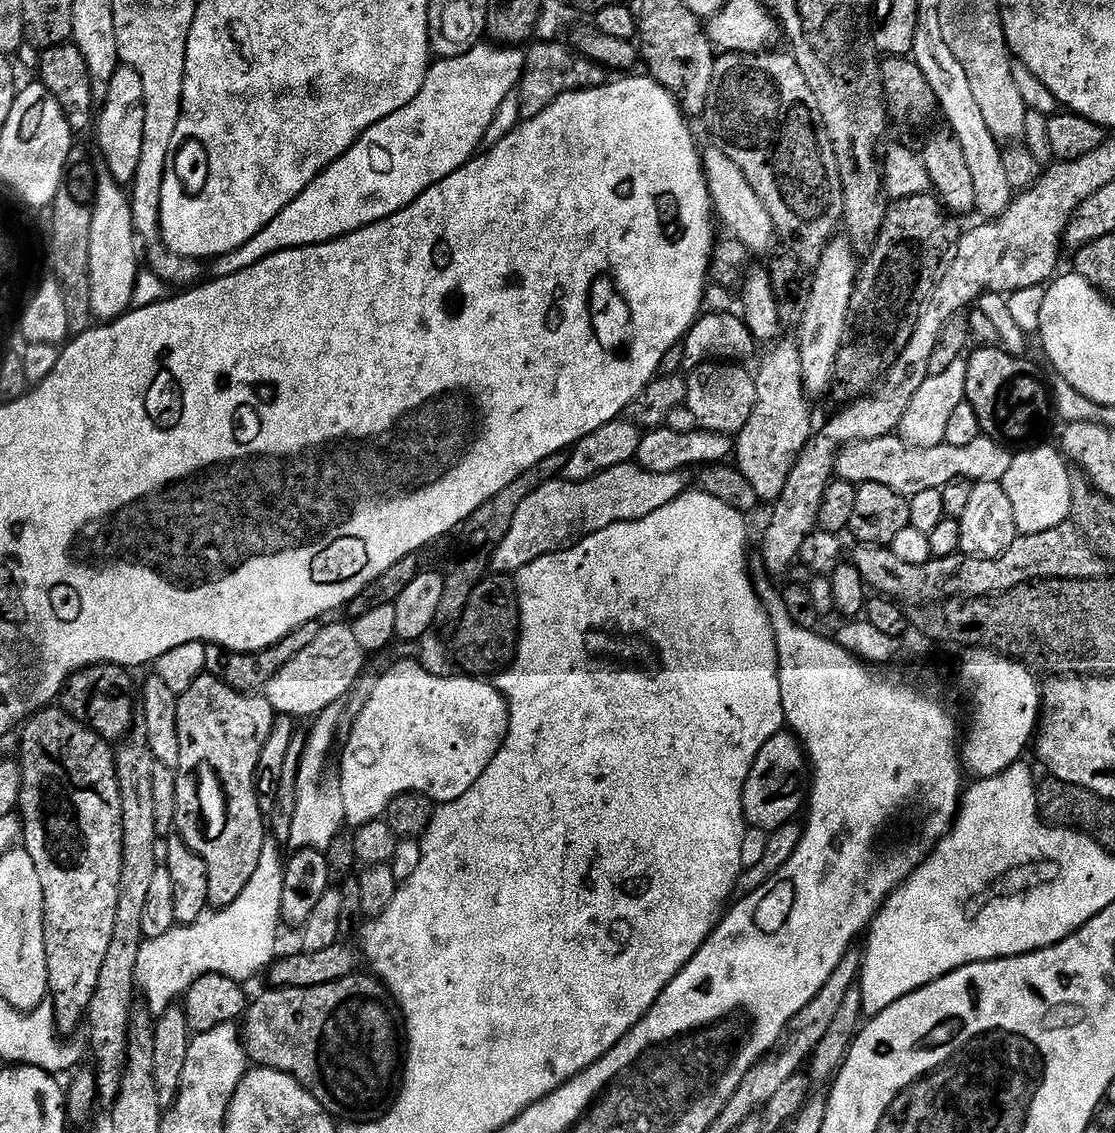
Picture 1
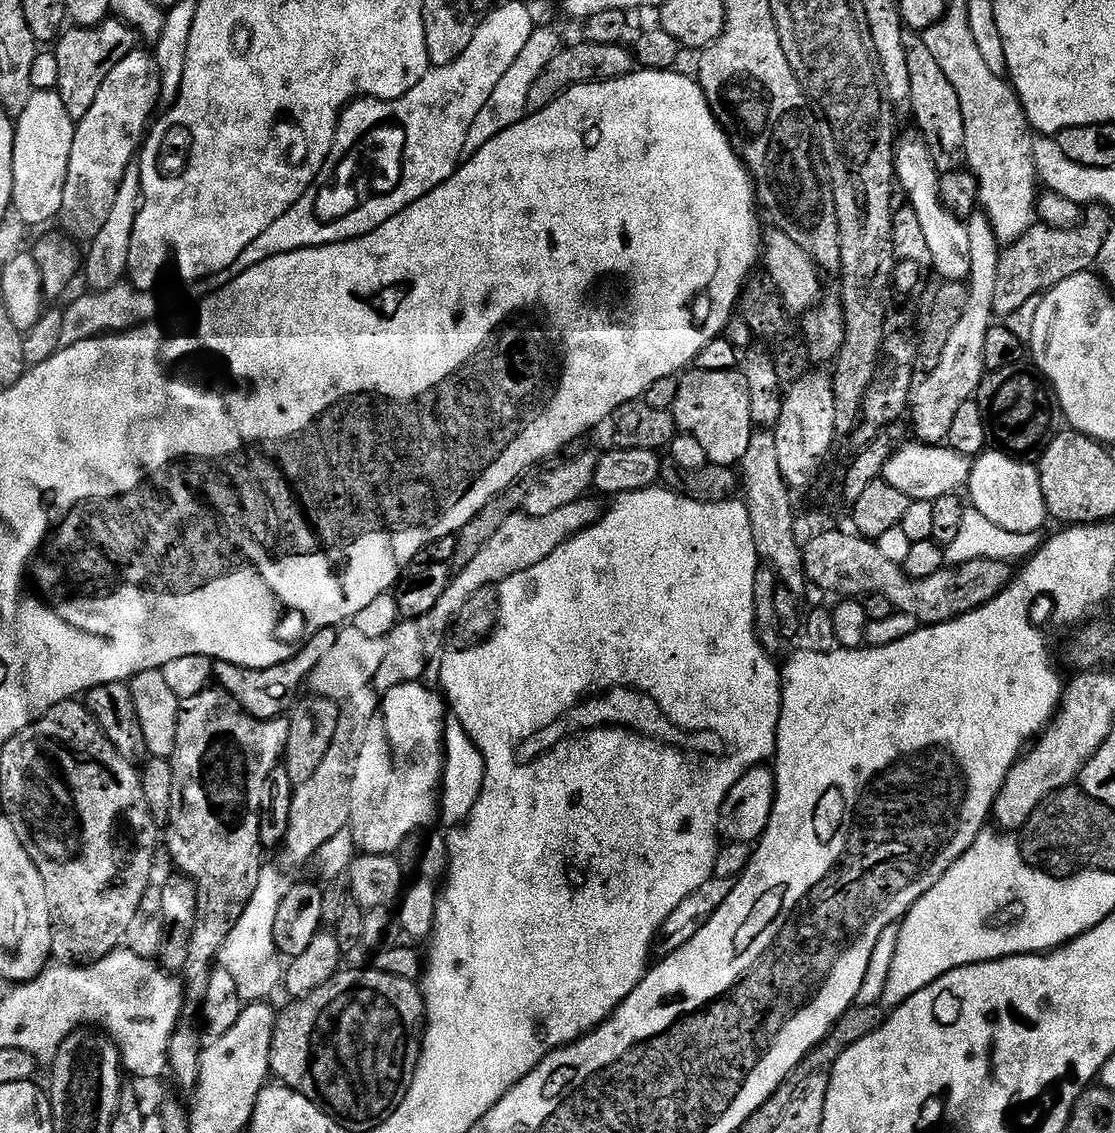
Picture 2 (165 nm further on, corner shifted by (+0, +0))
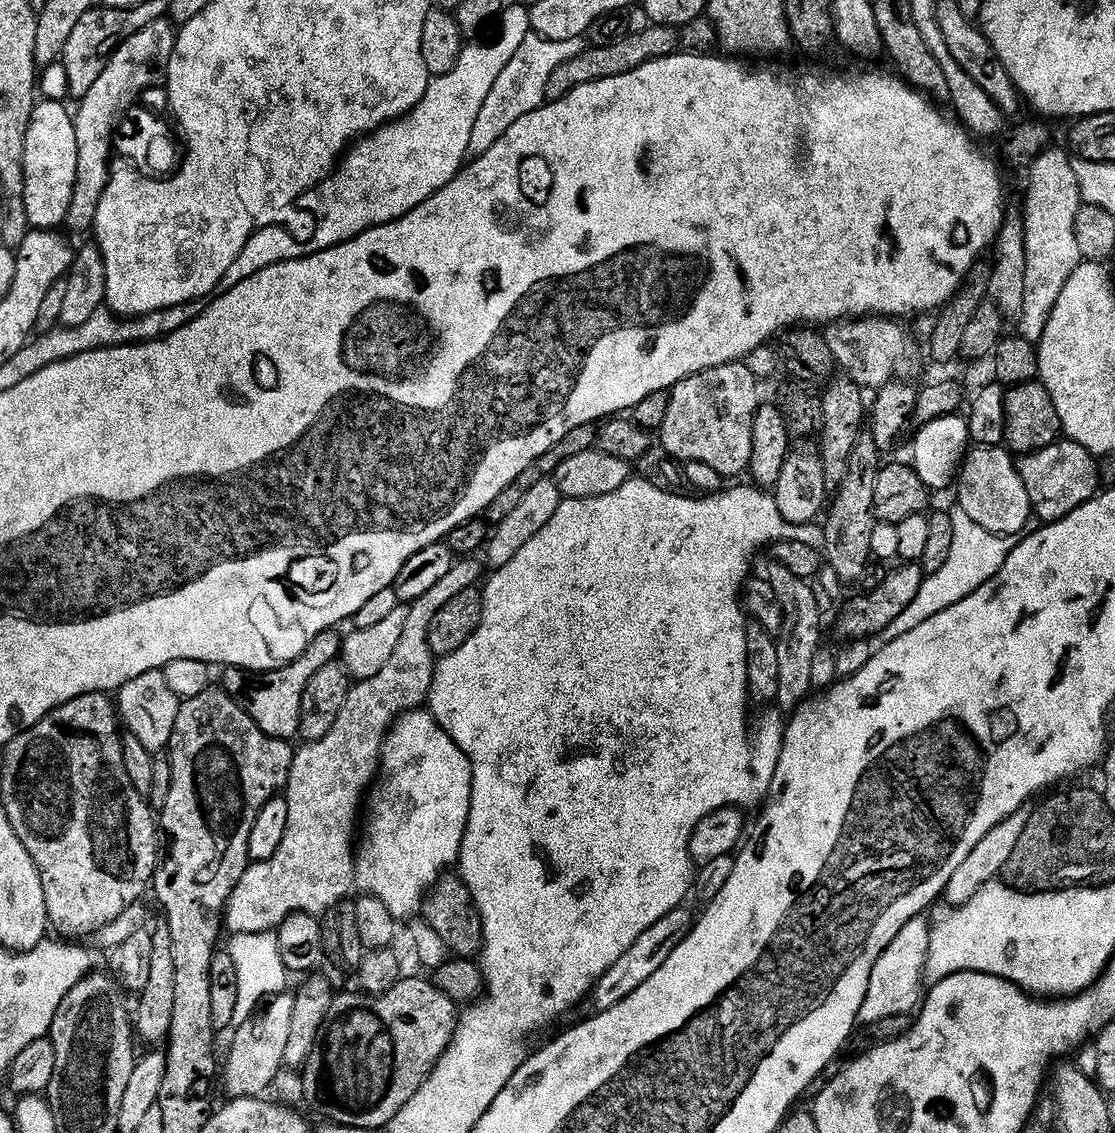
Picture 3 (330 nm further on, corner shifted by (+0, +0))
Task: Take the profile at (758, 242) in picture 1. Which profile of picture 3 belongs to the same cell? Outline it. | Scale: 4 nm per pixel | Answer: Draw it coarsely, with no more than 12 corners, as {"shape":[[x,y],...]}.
{"shape":[[891,317],[829,323],[837,367],[877,390],[912,364]]}

